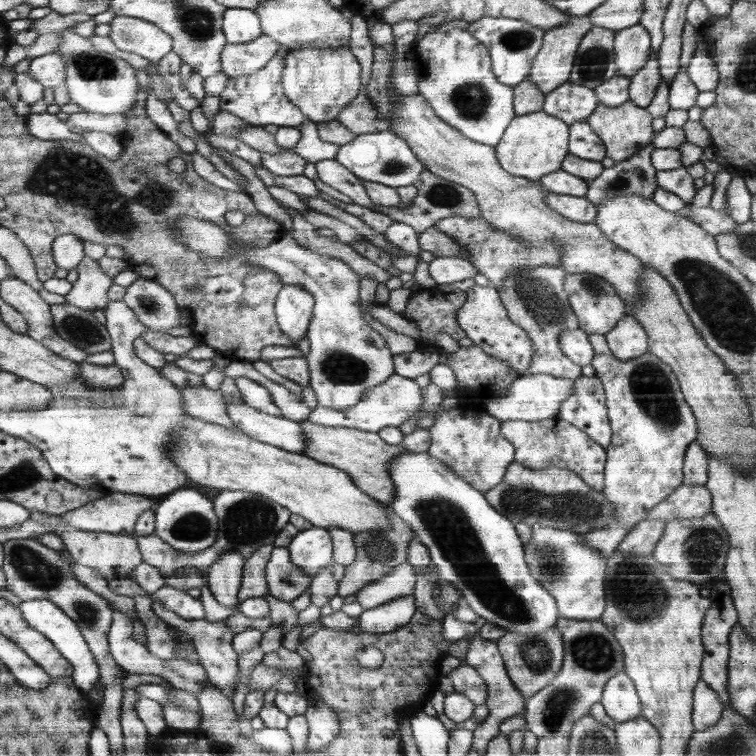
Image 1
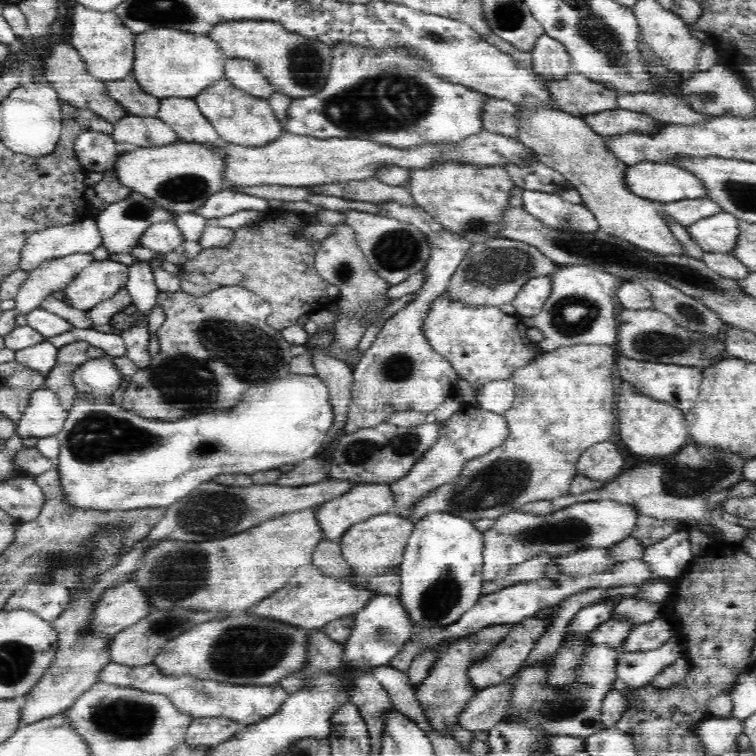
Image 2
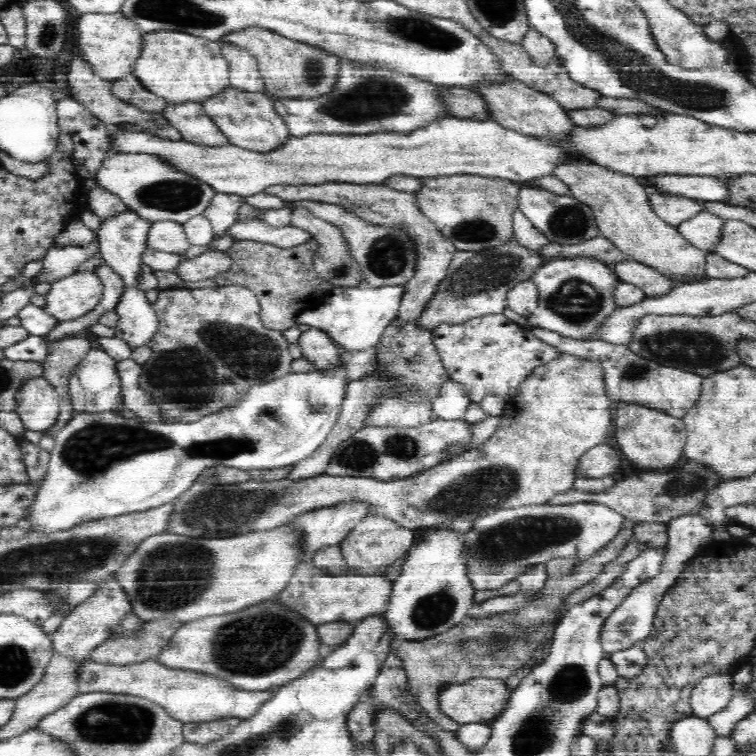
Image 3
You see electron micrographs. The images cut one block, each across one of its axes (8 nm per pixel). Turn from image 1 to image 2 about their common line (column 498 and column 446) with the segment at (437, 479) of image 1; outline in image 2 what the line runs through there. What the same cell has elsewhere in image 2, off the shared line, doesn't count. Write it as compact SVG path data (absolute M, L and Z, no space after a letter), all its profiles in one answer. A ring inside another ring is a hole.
M435 510L414 523L414 530L407 542L403 561L398 566L401 583L398 595L404 599L406 609L412 615L416 628L424 630L452 624L478 602L484 584L482 575L484 552L484 535L470 523L468 518L458 513Z

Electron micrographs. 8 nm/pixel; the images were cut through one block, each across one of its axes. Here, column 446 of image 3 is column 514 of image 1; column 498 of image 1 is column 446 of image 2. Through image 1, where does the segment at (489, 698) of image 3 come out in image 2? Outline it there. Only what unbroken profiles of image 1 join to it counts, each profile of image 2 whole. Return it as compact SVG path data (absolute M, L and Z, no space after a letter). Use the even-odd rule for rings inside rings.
M513 624L488 625L470 638L462 638L462 640L452 642L450 648L446 648L444 652L438 654L438 660L432 666L426 680L422 680L422 684L412 687L420 705L424 707L424 713L428 715L432 729L449 734L451 728L458 723L458 714L466 708L466 704L479 691L472 685L472 681L468 677L468 667L474 659L492 650L512 630L512 627Z

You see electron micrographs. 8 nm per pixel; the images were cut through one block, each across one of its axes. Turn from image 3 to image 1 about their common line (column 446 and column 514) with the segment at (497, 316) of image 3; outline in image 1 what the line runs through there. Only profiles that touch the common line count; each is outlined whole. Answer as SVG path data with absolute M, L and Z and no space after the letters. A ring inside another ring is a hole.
M476 285L466 294L467 302L459 310L460 328L468 334L468 338L476 347L484 350L484 353L507 362L520 375L528 375L534 355L532 341L518 324L510 320L498 290L494 286Z

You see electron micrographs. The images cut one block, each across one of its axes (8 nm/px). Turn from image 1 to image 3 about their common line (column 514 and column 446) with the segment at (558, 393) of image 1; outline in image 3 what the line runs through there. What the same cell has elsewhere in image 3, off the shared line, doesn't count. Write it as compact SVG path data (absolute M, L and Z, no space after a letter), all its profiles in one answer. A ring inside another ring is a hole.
M450 379L442 384L440 395L431 403L431 408L437 419L460 420L465 418L466 410L472 403L466 394L466 387Z

